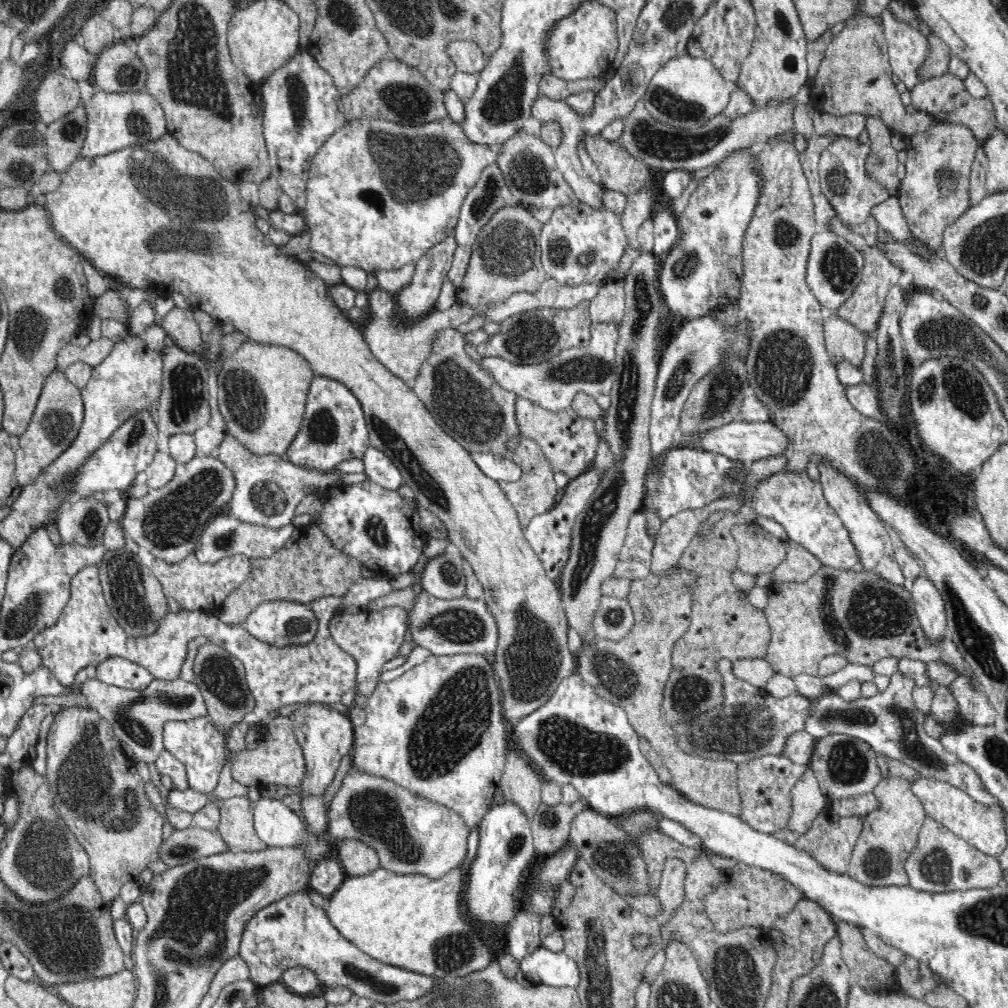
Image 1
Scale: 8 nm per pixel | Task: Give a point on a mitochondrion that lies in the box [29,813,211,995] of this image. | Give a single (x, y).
(47, 962)

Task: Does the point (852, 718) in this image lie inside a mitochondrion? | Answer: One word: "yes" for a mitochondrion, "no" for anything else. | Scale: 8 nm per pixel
yes

